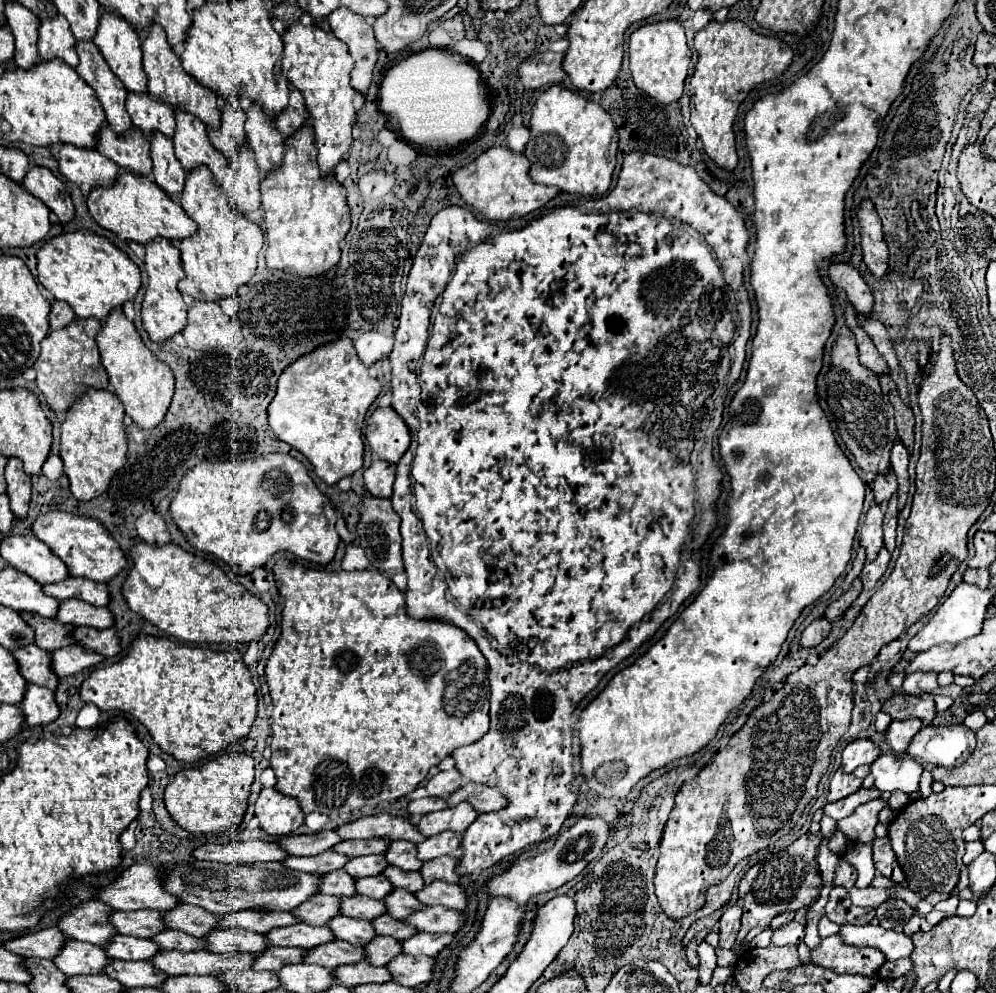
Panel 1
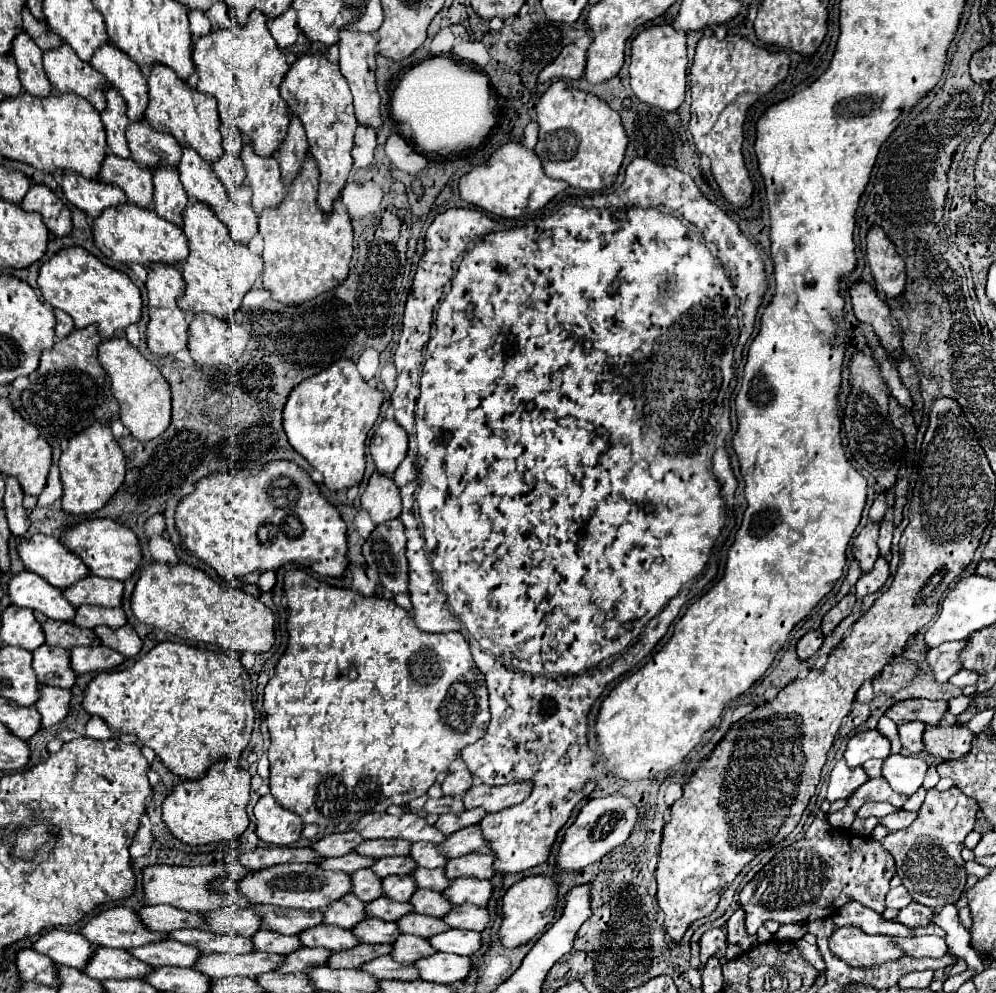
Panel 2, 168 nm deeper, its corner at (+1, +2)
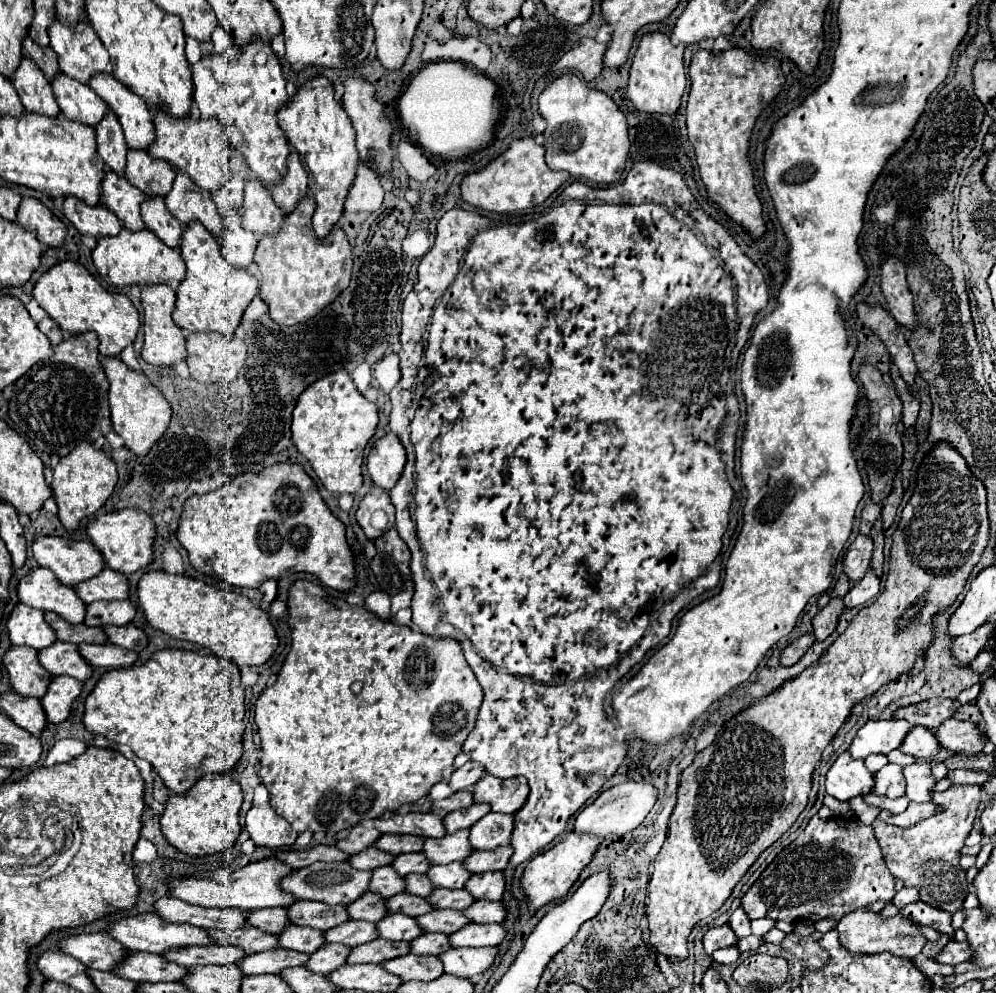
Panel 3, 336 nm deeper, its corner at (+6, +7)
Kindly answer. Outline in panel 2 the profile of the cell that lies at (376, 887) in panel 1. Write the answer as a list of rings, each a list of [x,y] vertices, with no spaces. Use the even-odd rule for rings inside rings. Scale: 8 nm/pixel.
[[[388,876],[382,880],[384,894],[396,902],[410,902],[410,896],[418,890],[412,876]]]

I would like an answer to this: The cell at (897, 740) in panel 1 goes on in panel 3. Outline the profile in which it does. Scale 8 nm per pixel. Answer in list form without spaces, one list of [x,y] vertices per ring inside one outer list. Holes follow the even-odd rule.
[[[911,727],[911,731],[905,735],[905,741],[899,747],[903,753],[913,755],[917,759],[931,759],[941,747],[937,743],[937,737],[933,735],[933,731],[929,731],[927,727]]]

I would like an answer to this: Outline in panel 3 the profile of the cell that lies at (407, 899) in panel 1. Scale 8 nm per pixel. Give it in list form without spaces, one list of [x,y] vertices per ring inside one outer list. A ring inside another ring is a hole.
[[[433,889],[431,895],[427,897],[431,907],[435,909],[465,909],[473,903],[469,891],[465,893],[463,889],[451,891],[451,889]]]

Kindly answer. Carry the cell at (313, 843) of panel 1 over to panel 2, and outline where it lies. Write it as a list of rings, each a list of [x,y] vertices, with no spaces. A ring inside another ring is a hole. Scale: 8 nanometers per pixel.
[[[340,832],[340,834],[330,834],[322,840],[318,840],[312,848],[328,858],[328,856],[344,856],[348,852],[354,852],[356,846],[360,846],[364,842],[364,838],[356,832]]]

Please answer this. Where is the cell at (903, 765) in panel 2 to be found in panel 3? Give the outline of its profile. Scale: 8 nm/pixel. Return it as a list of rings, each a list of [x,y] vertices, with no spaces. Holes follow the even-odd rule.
[[[913,763],[903,767],[903,777],[907,781],[907,795],[911,801],[923,803],[931,801],[931,791],[933,791],[933,775],[931,775],[931,765],[929,763]]]

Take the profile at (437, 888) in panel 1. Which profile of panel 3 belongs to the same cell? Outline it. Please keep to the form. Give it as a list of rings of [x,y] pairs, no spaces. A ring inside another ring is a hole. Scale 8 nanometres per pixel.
[[[487,871],[487,873],[475,873],[465,883],[465,891],[473,895],[473,899],[487,899],[487,901],[499,901],[505,891],[505,879],[499,871]]]

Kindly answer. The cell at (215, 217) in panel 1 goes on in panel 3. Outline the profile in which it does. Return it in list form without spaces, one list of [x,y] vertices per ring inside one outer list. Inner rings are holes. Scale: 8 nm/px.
[[[197,221],[185,227],[179,249],[187,263],[187,275],[177,287],[173,321],[189,331],[217,331],[225,337],[233,337],[245,307],[259,291],[257,277],[247,269],[229,267],[229,263],[221,257],[221,243]]]

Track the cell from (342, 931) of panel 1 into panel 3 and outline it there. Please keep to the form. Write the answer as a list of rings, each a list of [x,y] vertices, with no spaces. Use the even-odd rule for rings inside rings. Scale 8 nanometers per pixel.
[[[399,913],[385,915],[381,921],[375,923],[375,927],[379,937],[391,939],[391,941],[409,941],[409,939],[415,939],[419,933],[423,933],[417,927],[417,921],[413,917],[399,915]]]

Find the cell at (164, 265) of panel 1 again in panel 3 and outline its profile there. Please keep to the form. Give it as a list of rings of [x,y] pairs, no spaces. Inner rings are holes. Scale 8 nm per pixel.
[[[167,283],[145,285],[141,291],[141,303],[143,303],[143,329],[145,329],[145,345],[141,357],[151,365],[175,365],[177,361],[185,359],[187,357],[185,337],[181,327],[171,317],[175,307],[175,289]]]

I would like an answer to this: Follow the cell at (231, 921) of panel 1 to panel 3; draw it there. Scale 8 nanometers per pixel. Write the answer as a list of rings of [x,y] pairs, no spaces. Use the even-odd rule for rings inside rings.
[[[295,901],[287,907],[287,915],[293,925],[307,925],[319,931],[325,931],[349,919],[345,905],[325,905],[319,901]]]

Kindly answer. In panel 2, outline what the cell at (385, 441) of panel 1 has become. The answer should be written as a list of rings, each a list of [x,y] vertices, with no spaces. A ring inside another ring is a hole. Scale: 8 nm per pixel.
[[[382,420],[370,440],[370,454],[376,472],[390,476],[396,472],[408,452],[408,434],[394,420]]]

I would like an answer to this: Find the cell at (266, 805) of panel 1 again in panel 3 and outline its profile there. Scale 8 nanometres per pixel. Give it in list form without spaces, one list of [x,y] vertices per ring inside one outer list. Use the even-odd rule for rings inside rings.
[[[265,803],[265,805],[253,805],[247,813],[247,831],[255,845],[261,847],[283,847],[283,845],[293,845],[297,839],[297,831],[293,831],[281,815],[275,813],[275,809]]]

